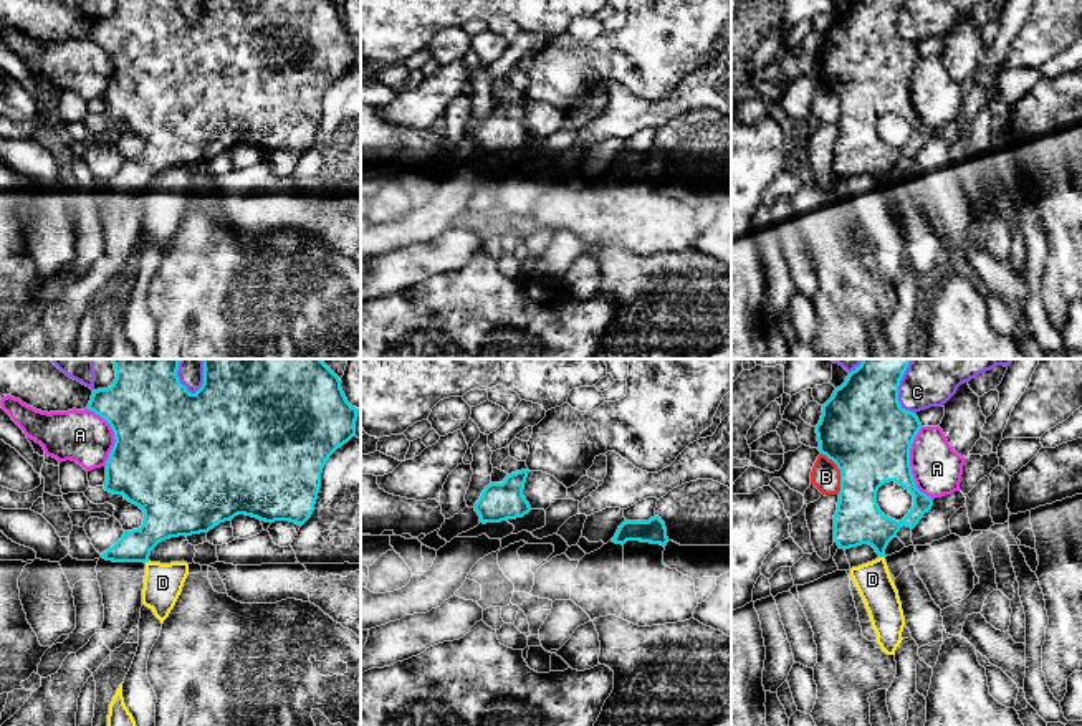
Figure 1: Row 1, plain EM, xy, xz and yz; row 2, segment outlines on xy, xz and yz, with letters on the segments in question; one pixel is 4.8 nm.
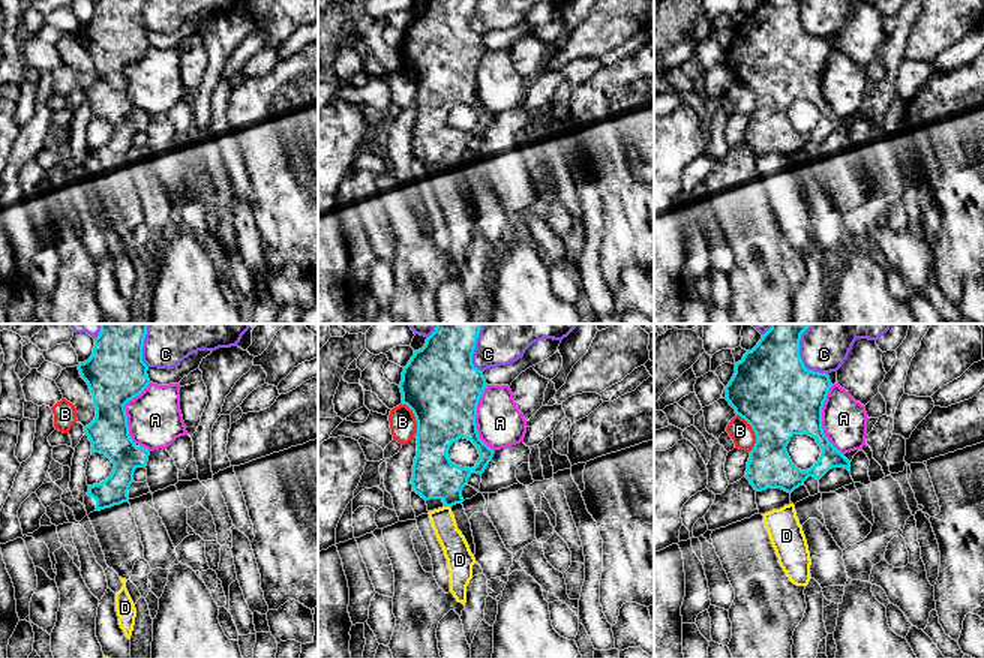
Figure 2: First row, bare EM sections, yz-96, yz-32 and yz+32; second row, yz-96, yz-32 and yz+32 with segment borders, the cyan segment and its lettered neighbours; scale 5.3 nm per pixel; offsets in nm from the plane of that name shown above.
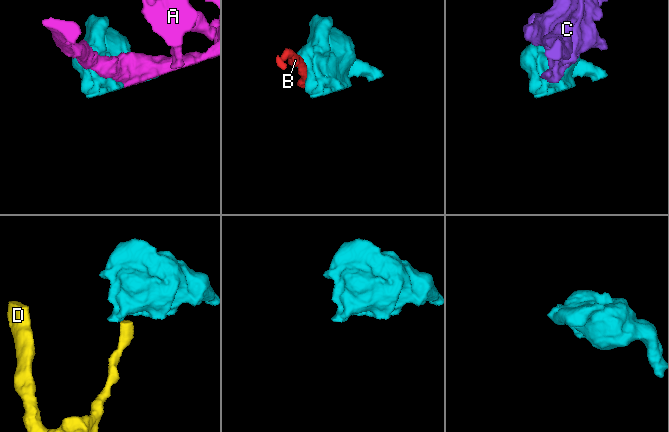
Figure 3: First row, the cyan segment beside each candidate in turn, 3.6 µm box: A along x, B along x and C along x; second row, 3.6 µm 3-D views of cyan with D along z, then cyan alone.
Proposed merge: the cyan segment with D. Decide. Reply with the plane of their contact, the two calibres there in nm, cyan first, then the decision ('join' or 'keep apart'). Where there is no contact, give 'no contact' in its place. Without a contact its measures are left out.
yz | 220/170 nm | keep apart

